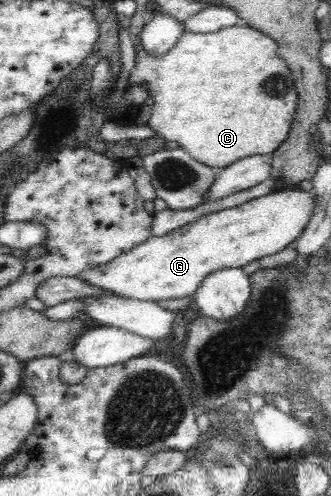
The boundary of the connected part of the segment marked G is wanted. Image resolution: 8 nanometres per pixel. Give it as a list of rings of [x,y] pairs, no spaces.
[[[300,188],[276,189],[235,208],[200,216],[190,224],[184,224],[164,236],[151,234],[142,244],[116,256],[106,264],[96,264],[92,268],[86,268],[76,277],[88,285],[104,290],[106,294],[132,300],[159,303],[161,300],[192,297],[204,276],[208,276],[208,272],[214,272],[216,268],[240,268],[248,262],[284,250],[292,240],[296,240],[302,234],[304,226],[309,222],[315,204],[314,196],[313,191],[308,193]]]

